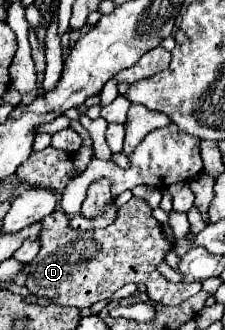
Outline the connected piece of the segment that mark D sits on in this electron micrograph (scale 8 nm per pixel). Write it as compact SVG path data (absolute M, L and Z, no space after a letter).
M131 198L119 208L119 216L103 230L73 230L65 212L55 210L45 218L41 230L41 250L29 266L27 290L37 298L49 298L57 306L91 308L99 300L111 298L129 282L145 284L153 302L181 304L201 290L201 284L171 284L157 272L157 264L173 248L163 236L161 224L153 218L153 208L141 200Z

